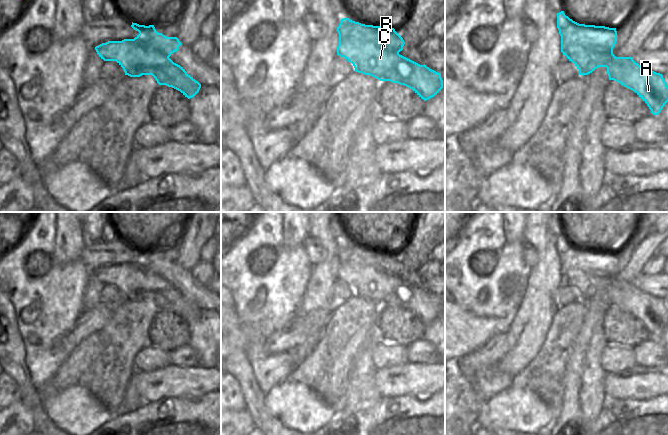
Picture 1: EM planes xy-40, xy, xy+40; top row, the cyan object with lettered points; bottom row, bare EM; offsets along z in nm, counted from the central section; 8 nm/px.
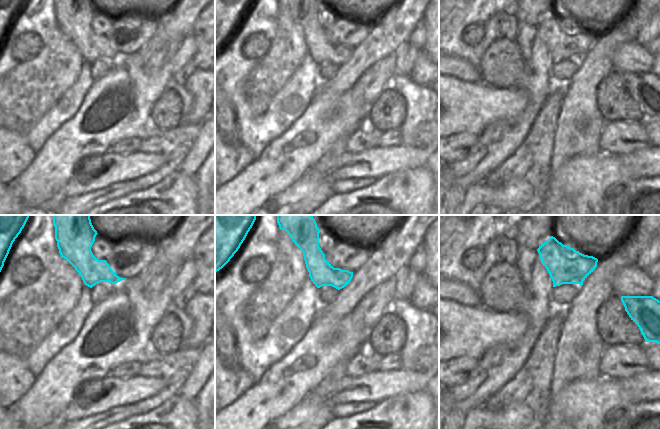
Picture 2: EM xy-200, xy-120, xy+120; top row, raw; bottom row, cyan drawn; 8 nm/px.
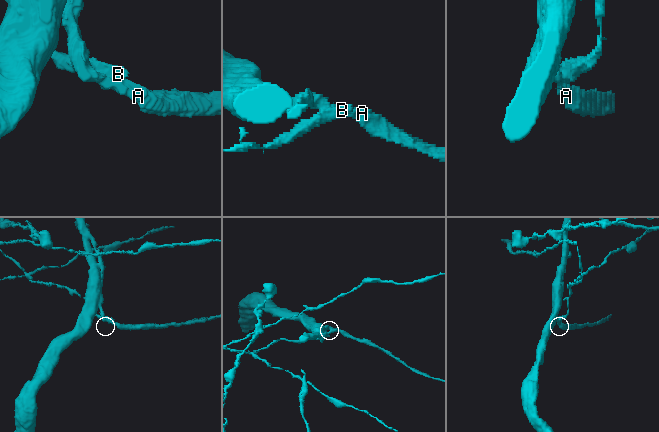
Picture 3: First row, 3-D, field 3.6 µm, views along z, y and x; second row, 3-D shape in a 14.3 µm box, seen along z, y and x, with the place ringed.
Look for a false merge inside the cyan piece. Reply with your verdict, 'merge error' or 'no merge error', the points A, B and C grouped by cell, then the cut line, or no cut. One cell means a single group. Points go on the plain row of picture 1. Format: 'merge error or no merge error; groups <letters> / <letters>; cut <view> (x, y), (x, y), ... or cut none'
merge error; groups A C / B; cut xy (339, 264), (345, 261), (363, 261), (382, 272), (398, 277)

